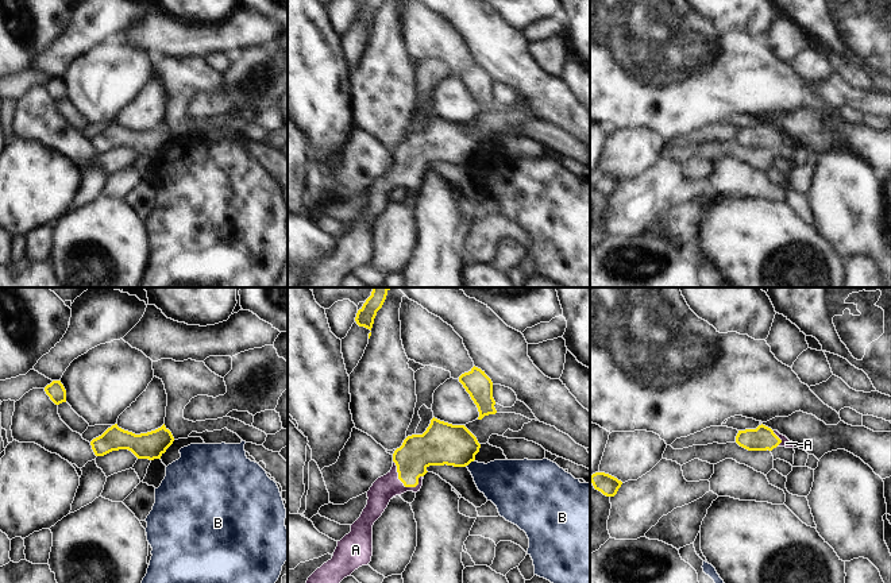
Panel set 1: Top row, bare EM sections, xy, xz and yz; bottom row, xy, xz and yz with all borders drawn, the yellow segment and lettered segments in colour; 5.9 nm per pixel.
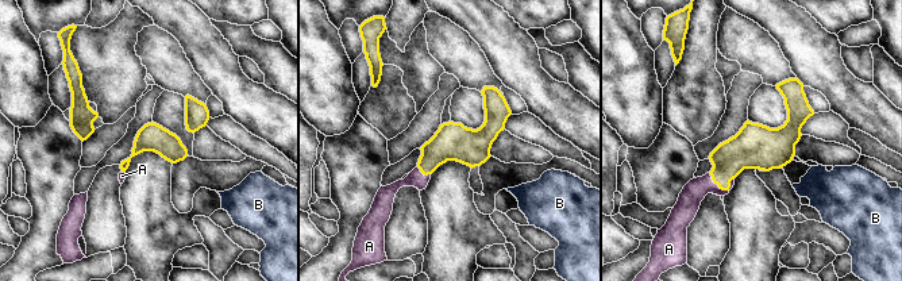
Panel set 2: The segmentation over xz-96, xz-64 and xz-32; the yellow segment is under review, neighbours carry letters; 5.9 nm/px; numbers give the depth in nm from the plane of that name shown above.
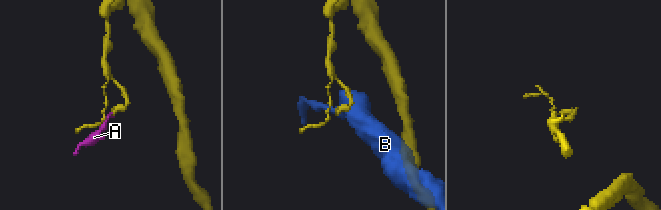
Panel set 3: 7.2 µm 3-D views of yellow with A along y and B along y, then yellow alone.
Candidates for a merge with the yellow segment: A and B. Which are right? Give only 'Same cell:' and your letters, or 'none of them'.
Same cell: A.

